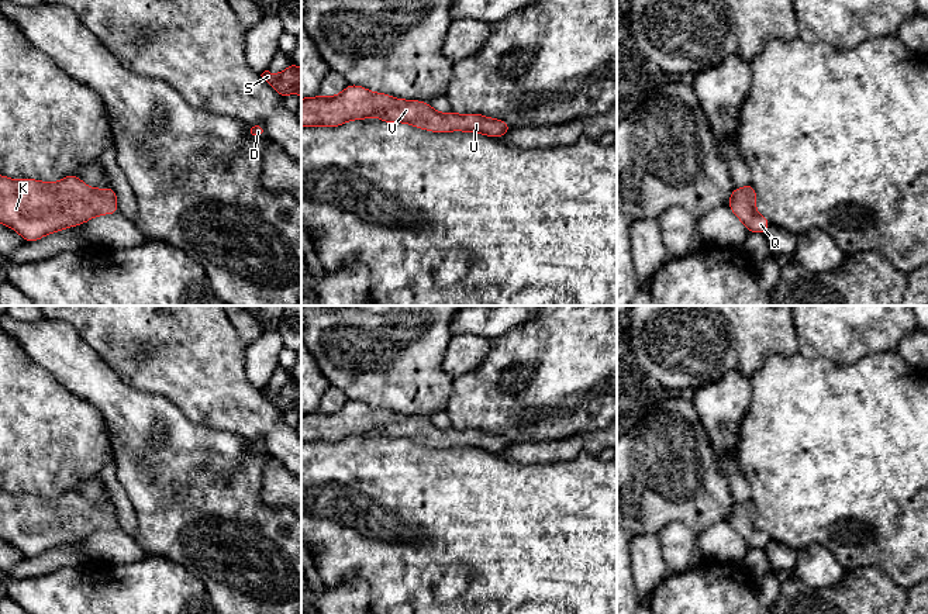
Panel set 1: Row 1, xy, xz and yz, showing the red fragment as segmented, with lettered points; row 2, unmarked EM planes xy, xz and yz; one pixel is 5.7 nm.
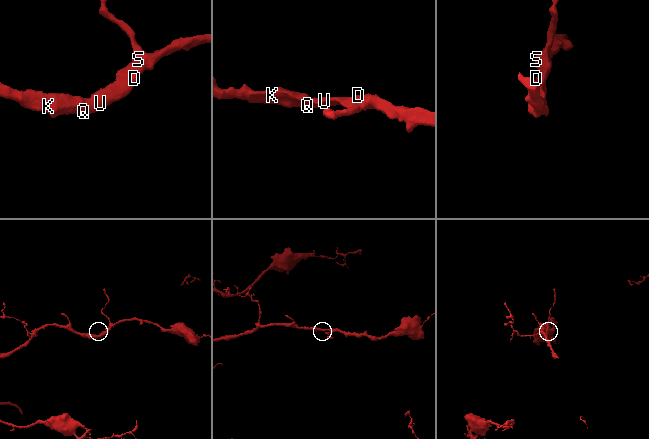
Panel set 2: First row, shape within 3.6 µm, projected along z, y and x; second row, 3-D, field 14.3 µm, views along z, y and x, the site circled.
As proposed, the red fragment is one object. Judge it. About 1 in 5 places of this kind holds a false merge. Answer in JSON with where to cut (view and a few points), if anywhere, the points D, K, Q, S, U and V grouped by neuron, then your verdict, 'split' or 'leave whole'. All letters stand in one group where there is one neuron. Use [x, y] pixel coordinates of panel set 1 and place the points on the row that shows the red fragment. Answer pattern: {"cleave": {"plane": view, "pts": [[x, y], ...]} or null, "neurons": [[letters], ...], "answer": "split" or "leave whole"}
{"cleave": null, "neurons": [["D", "K", "Q", "S", "U", "V"]], "answer": "leave whole"}

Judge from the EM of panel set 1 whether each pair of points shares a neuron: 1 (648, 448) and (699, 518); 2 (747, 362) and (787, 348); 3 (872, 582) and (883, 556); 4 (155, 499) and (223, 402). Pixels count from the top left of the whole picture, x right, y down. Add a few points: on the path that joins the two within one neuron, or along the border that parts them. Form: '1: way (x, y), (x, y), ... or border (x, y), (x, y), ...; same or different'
1: way (665, 465), (696, 496), (696, 502); same
2: way (756, 352), (762, 347), (778, 347); same
3: border (847, 569), (876, 566), (904, 587); different
4: border (178, 407), (192, 421), (238, 434); different

